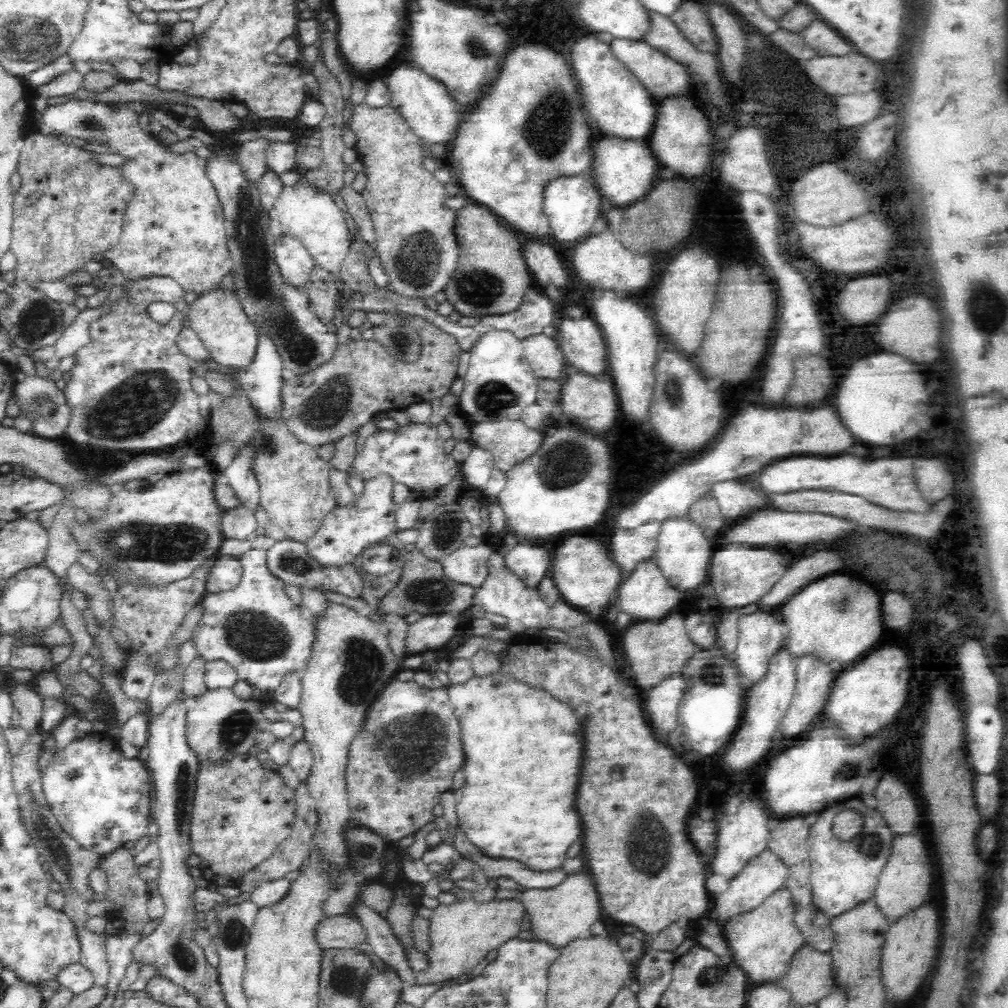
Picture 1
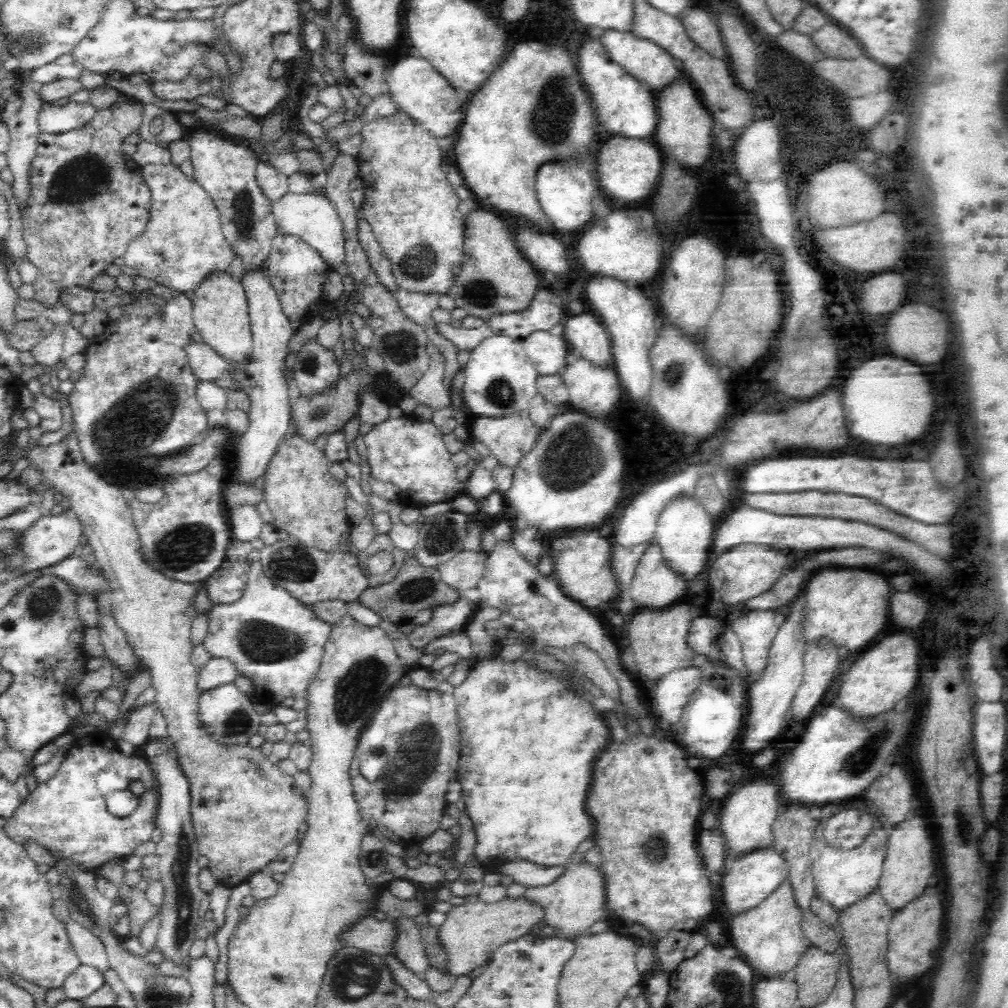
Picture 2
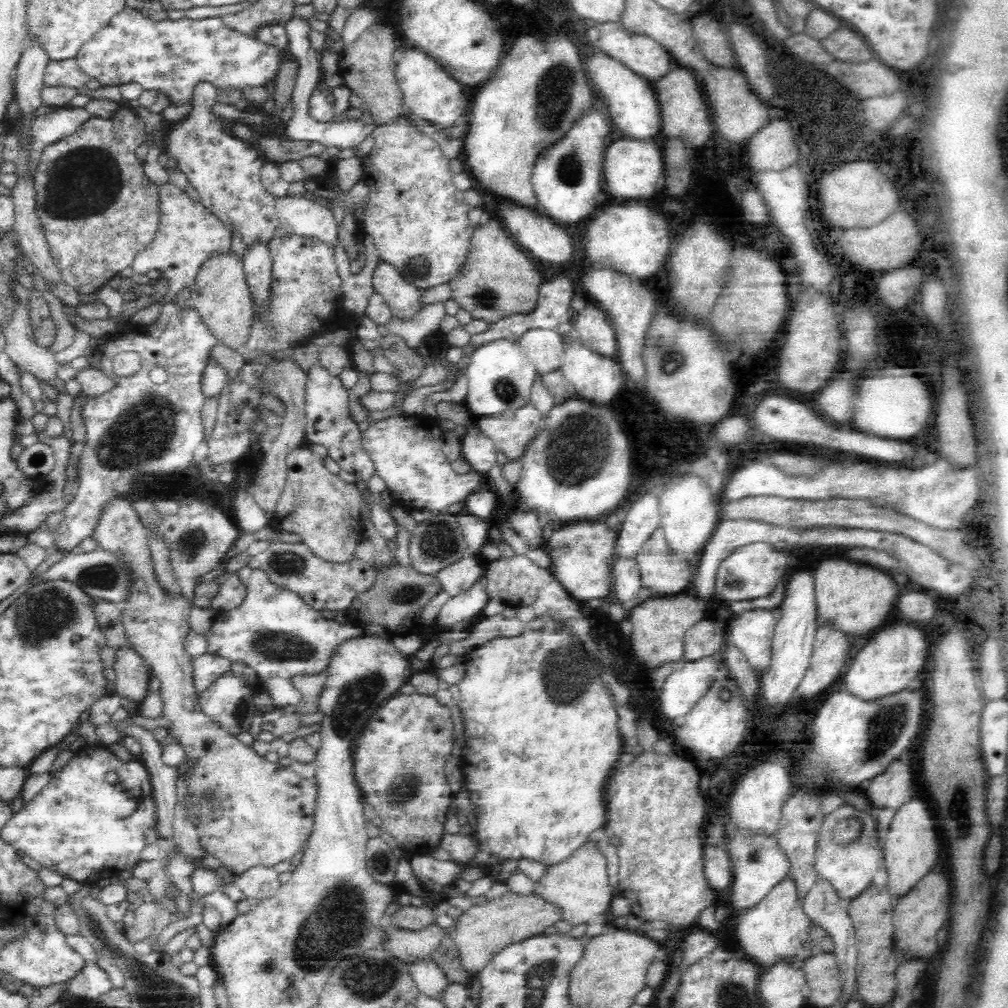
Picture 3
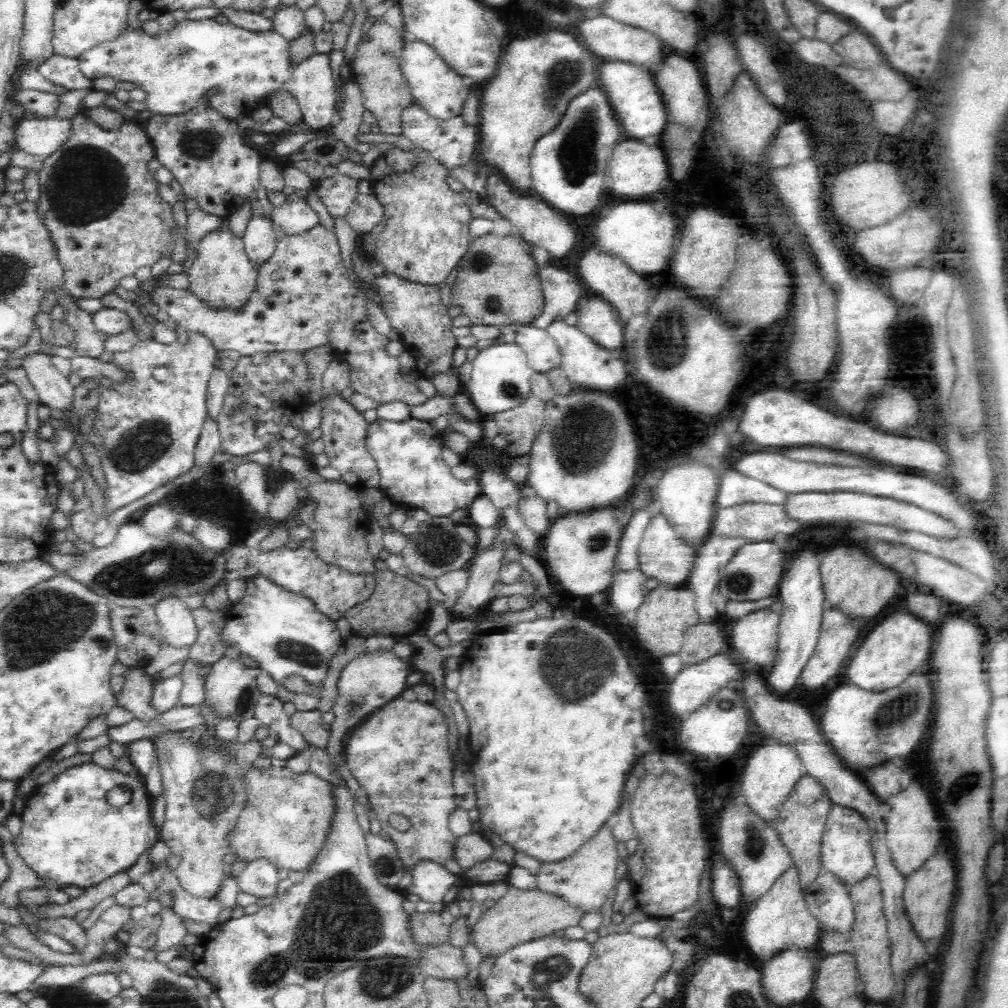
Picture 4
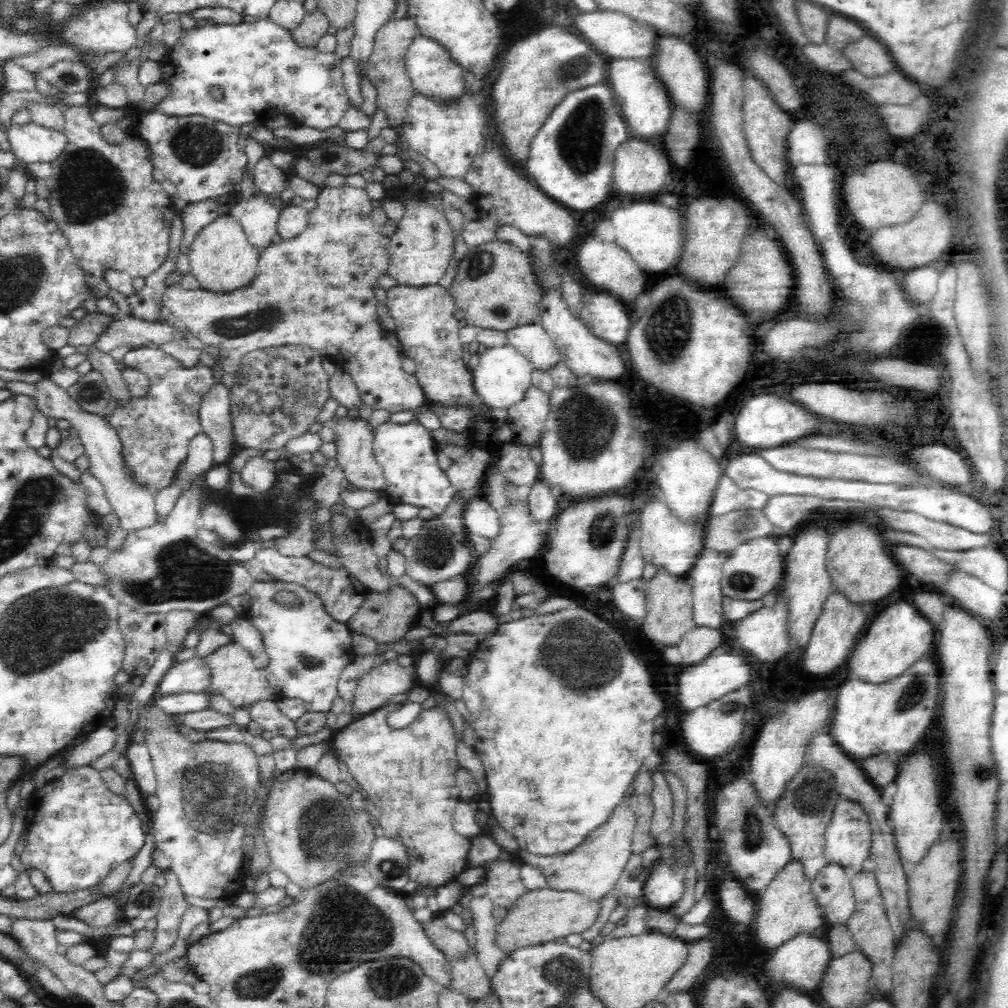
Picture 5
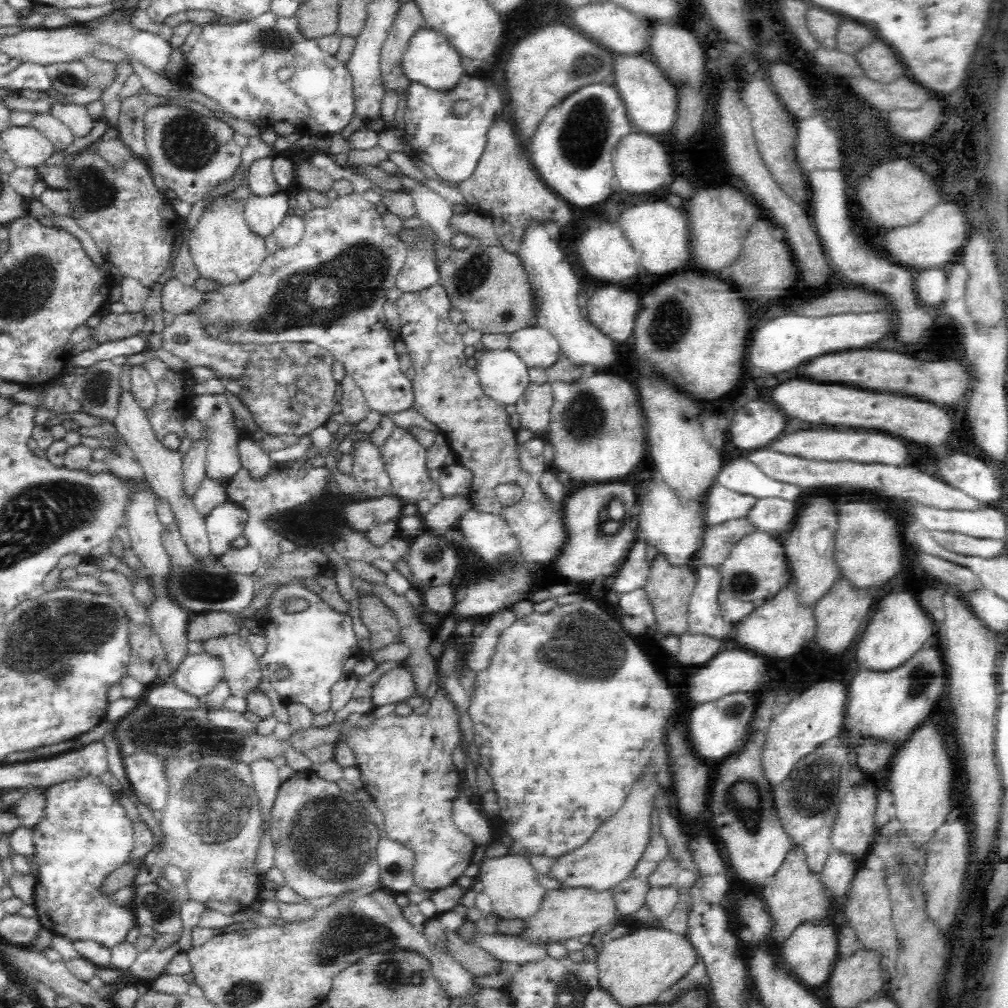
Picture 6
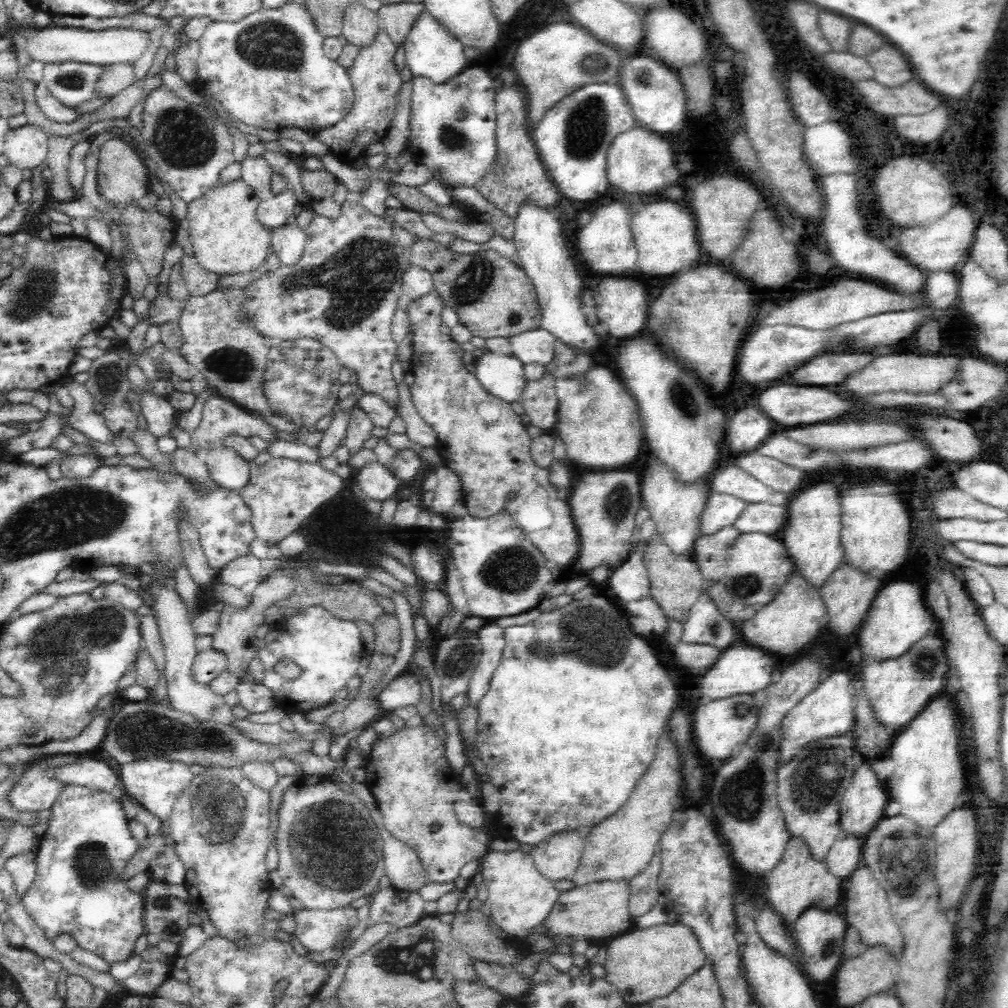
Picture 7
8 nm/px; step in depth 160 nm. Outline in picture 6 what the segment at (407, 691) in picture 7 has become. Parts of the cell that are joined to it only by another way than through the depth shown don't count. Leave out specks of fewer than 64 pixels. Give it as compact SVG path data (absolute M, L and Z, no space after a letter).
M403 665L383 672L371 685L374 708L404 702L416 693L411 672Z

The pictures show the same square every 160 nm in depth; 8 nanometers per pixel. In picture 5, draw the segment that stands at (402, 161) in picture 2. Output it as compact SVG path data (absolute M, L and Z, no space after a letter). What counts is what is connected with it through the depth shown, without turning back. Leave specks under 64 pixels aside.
M423 179L416 181L410 186L404 186L399 183L398 186L390 189L393 191L393 198L404 204L404 216L398 221L398 229L396 233L388 235L388 243L386 243L386 255L388 255L388 268L386 274L394 277L400 286L430 286L439 284L440 279L446 274L448 264L453 258L454 242L456 242L456 232L446 216L447 211L444 212L444 201L440 200L442 204L430 204L428 198L424 196Z

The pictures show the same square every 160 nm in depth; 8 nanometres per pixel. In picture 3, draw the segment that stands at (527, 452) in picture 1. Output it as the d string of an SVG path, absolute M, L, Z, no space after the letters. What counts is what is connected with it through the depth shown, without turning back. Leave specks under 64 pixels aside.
M532 403L518 410L475 418L477 429L504 452L508 461L518 460L543 427L544 416Z

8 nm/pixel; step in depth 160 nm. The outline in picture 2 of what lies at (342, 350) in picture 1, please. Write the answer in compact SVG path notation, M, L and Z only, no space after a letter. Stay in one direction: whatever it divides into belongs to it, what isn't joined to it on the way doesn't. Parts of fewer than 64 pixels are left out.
M358 368L358 370L350 370L346 376L340 376L334 384L330 384L318 394L310 394L305 396L300 394L294 402L292 402L291 420L296 423L296 434L300 435L304 440L314 442L322 436L330 436L334 432L343 432L344 426L354 420L360 412L360 396L362 392L372 392L376 394L380 400L386 403L393 399L392 406L397 406L398 402L408 393L397 385L397 380L388 373L368 374L366 370Z

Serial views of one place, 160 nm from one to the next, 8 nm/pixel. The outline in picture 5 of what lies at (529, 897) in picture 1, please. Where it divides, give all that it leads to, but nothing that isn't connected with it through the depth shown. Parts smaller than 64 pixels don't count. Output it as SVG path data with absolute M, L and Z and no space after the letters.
M628 792L626 800L618 805L610 818L590 833L572 852L555 856L535 855L527 850L520 852L520 858L528 865L540 870L546 879L546 887L554 890L574 891L586 900L604 898L623 873L631 850L632 832L636 825L636 814L630 810L633 792Z

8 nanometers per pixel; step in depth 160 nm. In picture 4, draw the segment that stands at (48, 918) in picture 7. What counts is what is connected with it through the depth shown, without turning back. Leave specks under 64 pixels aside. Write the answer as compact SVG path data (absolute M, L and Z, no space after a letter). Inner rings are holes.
M92 761L72 766L51 782L37 785L22 812L20 835L12 841L17 854L40 878L82 889L127 871L160 840L152 819L154 802L145 781L137 772L124 773ZM120 786L131 790L131 801L121 806L108 803L107 793Z

